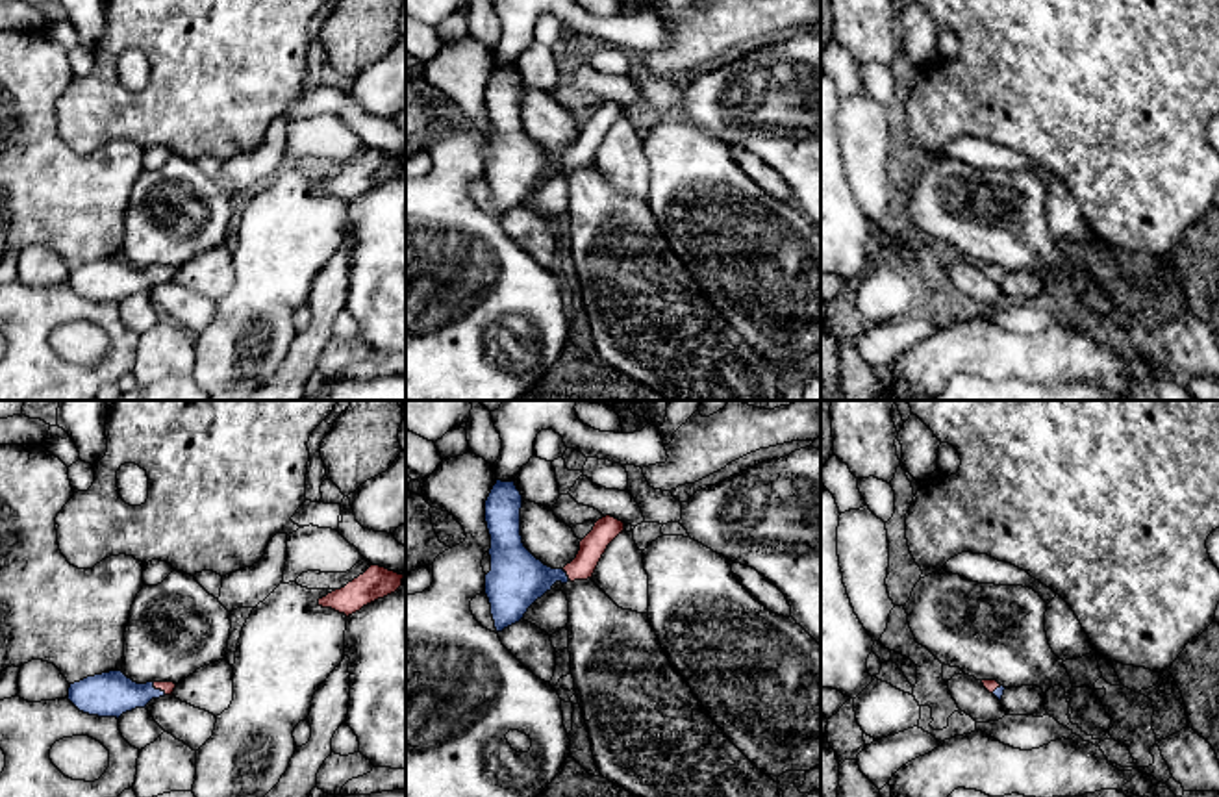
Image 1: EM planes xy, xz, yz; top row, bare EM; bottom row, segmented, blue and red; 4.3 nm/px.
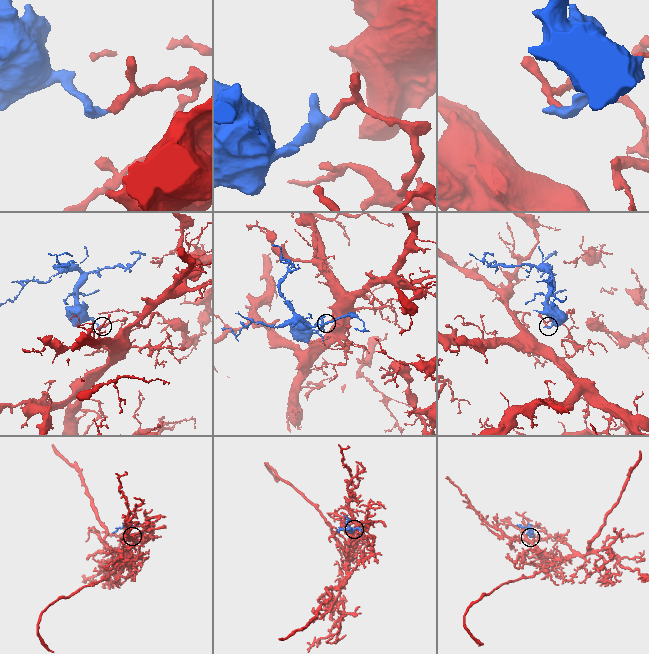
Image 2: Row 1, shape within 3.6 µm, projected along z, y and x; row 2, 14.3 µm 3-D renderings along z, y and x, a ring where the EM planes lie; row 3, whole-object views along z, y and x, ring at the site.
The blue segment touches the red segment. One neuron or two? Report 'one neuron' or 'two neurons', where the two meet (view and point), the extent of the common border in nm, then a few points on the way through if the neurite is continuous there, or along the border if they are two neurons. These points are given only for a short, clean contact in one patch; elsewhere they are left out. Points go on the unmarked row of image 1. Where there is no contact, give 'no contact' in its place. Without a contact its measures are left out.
one neuron; contact xy (158, 275); length 80 nm; way xy (112, 278), (158, 275), (165, 271)

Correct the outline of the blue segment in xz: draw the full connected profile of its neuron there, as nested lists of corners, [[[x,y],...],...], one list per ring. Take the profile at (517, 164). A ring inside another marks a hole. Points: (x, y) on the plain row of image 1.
[[[496,65],[485,85],[485,108],[491,120],[485,180],[496,217],[519,208],[556,167],[591,163],[608,130],[624,115],[624,108],[611,100],[598,104],[580,126],[576,143],[563,154],[552,154],[524,132],[521,93],[522,80],[515,67]]]

